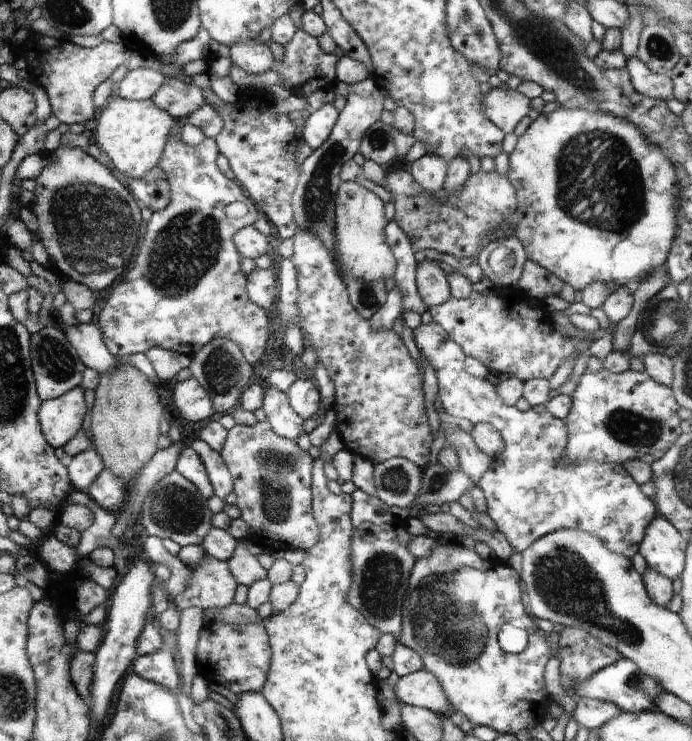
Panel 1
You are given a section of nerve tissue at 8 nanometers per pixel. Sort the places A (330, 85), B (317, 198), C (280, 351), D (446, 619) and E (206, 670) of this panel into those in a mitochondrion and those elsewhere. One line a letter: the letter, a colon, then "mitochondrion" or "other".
A: other
B: mitochondrion
C: other
D: mitochondrion
E: other

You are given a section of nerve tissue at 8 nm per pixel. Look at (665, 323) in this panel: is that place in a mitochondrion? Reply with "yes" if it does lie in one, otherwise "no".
yes

